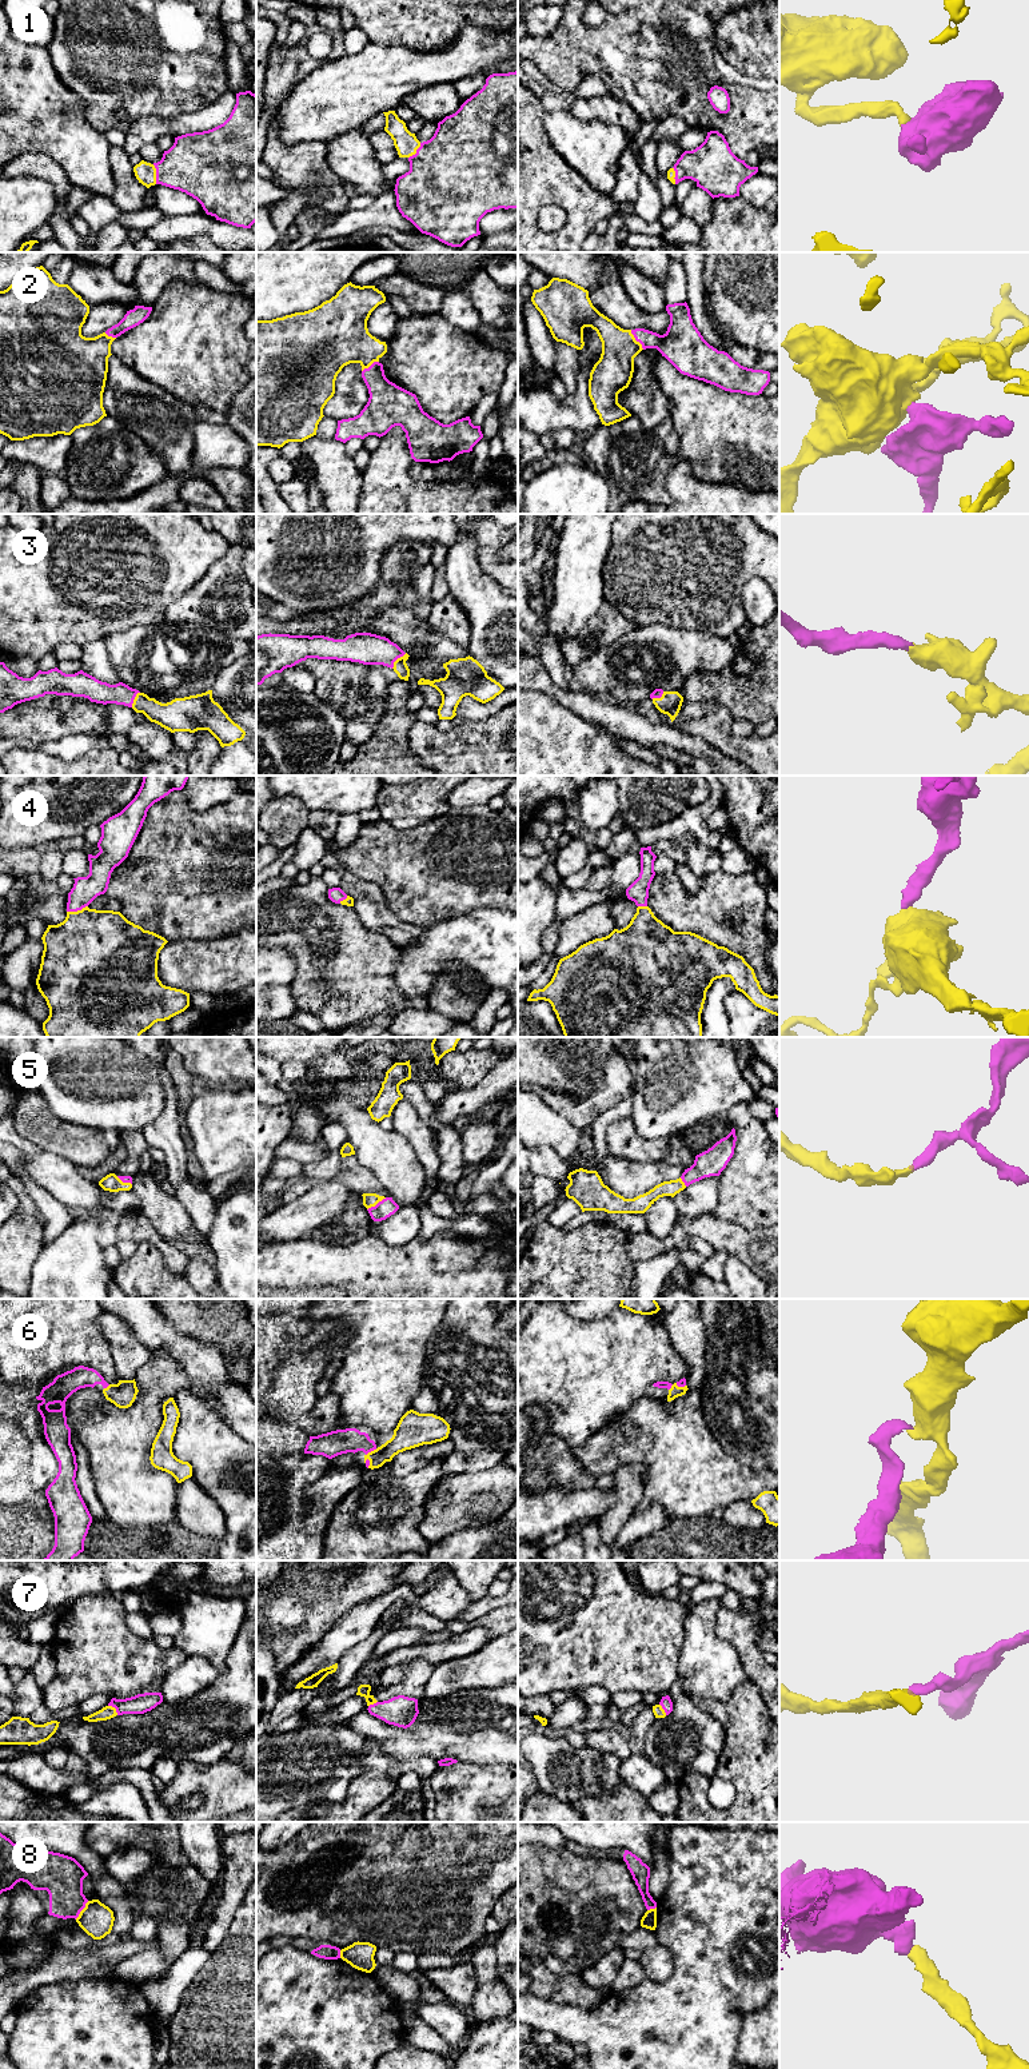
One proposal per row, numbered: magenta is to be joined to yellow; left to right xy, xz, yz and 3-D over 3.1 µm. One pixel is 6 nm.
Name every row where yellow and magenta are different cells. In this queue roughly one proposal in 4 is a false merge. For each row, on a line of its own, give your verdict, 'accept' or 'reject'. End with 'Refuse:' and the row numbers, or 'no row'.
1: accept
2: accept
3: accept
4: accept
5: accept
6: accept
7: accept
8: reject
Refuse: 8

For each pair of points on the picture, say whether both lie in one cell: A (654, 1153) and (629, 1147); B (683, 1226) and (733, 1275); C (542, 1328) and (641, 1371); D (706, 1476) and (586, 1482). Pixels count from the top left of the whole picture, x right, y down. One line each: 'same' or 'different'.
A: same
B: different
C: same
D: different

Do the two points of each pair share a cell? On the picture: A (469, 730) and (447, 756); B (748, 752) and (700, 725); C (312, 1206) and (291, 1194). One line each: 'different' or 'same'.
A: same
B: same
C: different

